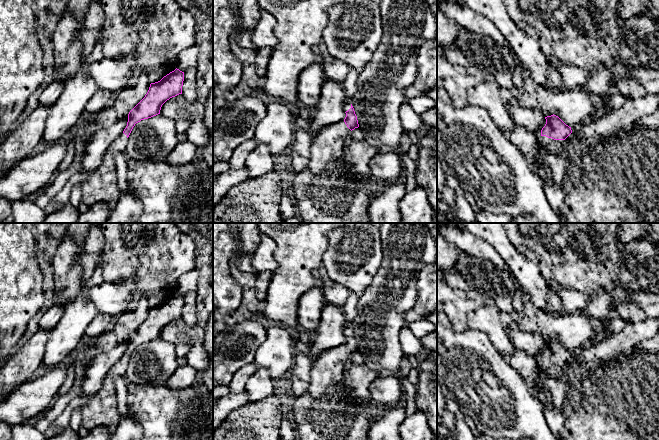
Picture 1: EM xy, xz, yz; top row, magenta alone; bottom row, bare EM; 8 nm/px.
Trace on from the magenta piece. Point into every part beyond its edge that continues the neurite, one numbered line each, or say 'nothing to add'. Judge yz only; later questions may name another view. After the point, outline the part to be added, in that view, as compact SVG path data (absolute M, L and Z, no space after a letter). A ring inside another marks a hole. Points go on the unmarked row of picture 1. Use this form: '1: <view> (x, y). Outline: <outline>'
1: yz (555, 371). Outline: M570 358L565 364L554 364L546 360L541 360L541 362L549 378L561 380L563 376L563 368L572 362L572 358Z

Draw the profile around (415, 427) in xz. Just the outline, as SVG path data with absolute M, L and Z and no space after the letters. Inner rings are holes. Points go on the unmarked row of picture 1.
M421 410L406 416L400 424L400 435L402 440L436 440L427 417Z

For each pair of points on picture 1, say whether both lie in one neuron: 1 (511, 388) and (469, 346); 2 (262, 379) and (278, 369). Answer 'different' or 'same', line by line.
1: same
2: different

